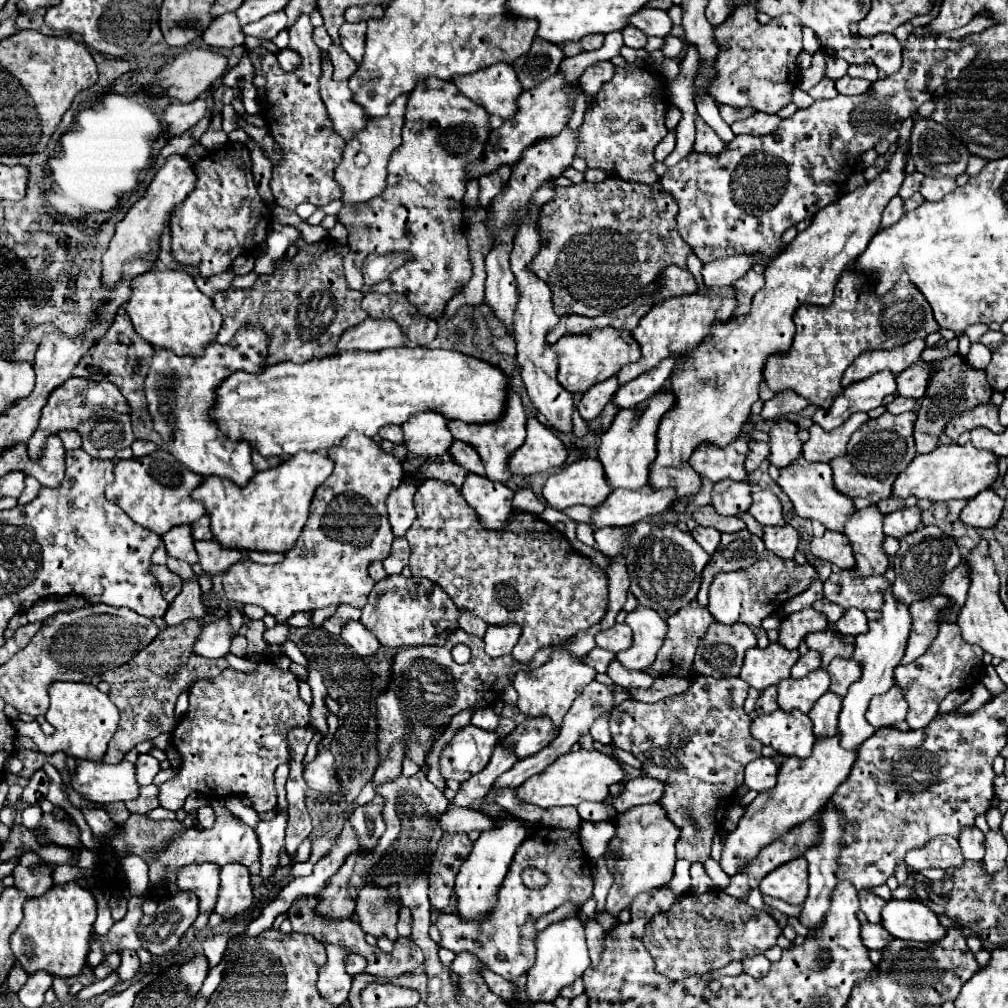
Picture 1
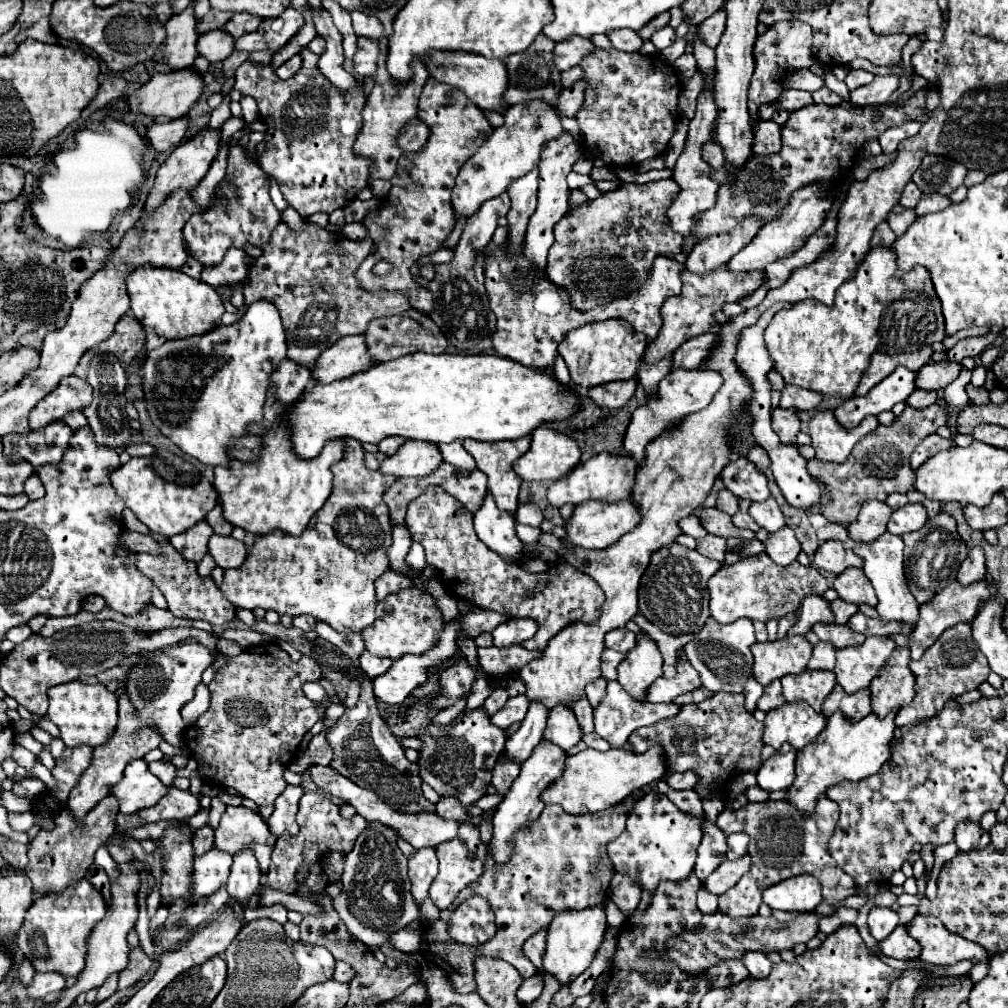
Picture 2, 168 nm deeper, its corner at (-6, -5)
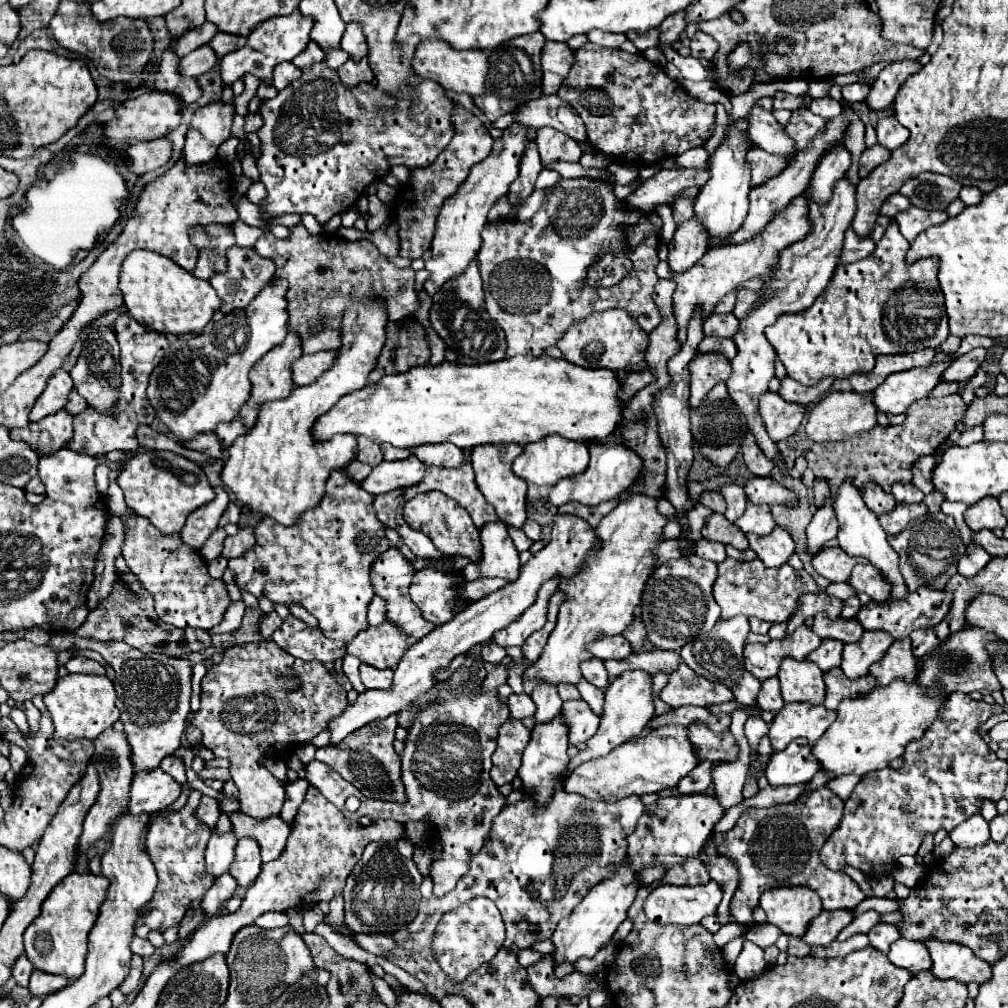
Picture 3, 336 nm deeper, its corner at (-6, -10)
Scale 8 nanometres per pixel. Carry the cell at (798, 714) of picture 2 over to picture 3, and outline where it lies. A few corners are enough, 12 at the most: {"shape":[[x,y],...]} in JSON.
{"shape":[[784,704],[770,724],[772,748],[796,738],[814,744],[836,712]]}

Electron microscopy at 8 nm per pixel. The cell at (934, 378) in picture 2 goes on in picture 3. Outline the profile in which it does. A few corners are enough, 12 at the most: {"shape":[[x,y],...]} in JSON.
{"shape":[[984,348],[958,356],[942,374],[948,382],[970,380],[986,356]]}

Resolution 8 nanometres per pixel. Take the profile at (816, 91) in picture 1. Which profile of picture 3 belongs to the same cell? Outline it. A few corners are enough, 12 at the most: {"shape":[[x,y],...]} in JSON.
{"shape":[[830,96],[812,100],[808,110],[824,120],[842,114]]}

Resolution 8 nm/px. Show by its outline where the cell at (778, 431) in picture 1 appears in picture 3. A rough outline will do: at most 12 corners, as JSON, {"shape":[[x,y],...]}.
{"shape":[[770,390],[758,398],[774,442],[792,436],[806,412]]}

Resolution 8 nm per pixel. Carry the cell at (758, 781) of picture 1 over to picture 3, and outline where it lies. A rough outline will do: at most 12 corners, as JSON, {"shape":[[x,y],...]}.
{"shape":[[794,740],[774,752],[770,786],[800,784],[818,772],[812,746]]}

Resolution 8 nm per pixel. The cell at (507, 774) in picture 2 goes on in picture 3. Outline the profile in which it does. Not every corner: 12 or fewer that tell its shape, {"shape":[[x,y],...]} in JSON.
{"shape":[[506,720],[490,772],[496,786],[518,776],[530,730]]}

